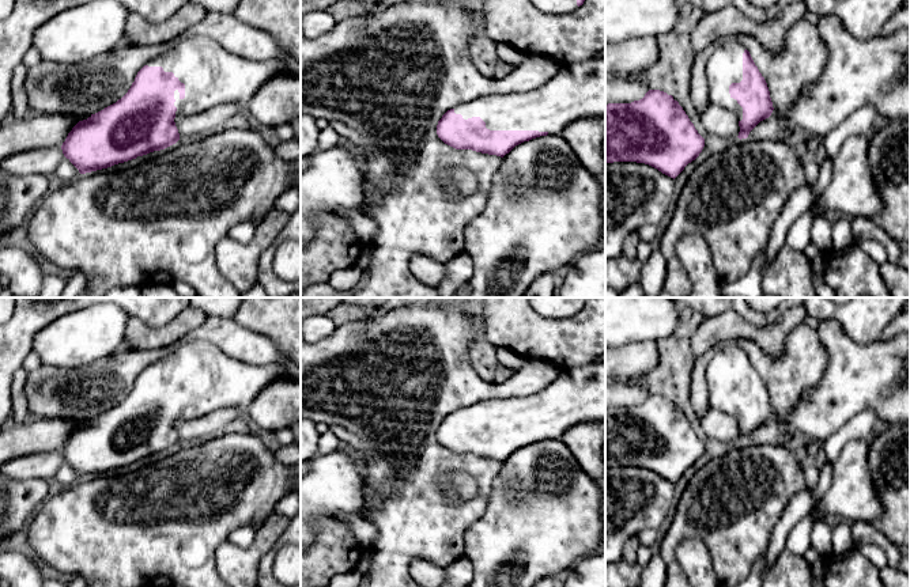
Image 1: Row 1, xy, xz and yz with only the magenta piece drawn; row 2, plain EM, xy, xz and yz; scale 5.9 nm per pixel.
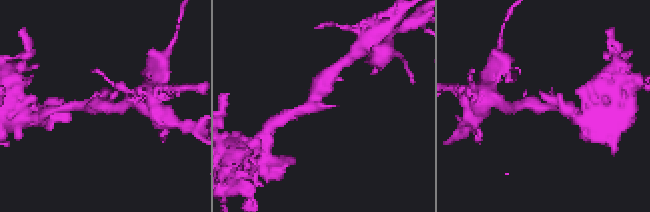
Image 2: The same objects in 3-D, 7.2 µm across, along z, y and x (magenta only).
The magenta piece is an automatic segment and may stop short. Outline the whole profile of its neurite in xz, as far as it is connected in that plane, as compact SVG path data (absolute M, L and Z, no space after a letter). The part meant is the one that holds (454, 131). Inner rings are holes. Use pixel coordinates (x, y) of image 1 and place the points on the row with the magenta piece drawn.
M605 57L569 64L543 86L520 94L484 95L448 110L437 125L438 137L456 149L503 158L516 145L540 136L559 136L573 121L605 118Z

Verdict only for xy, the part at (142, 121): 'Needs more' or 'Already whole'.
Needs more

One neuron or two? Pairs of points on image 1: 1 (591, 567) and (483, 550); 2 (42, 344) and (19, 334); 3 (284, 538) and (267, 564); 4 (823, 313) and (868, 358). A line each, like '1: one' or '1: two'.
1: two
2: two
3: one
4: two

